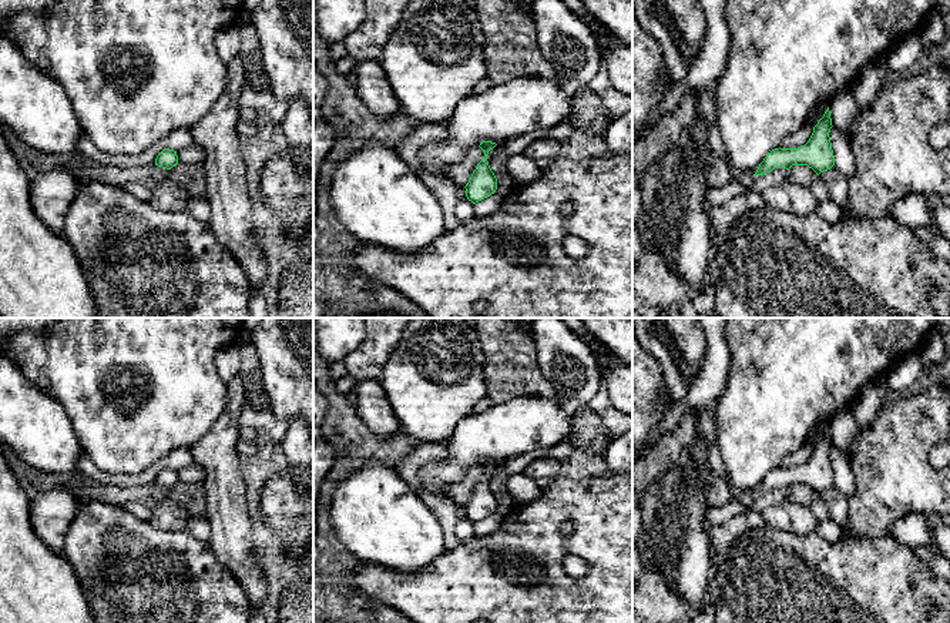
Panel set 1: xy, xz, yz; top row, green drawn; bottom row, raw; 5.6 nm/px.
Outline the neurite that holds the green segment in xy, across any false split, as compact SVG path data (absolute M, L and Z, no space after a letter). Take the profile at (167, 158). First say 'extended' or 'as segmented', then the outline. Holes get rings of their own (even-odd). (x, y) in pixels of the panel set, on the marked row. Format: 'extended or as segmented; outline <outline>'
as segmented; outline M169 148L162 150L155 158L155 165L167 170L171 170L177 164L178 164L177 151Z

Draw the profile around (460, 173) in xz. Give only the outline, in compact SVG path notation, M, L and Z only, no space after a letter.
M480 147L469 148L464 158L449 168L446 177L457 187L466 187L477 164L483 160L484 151Z

